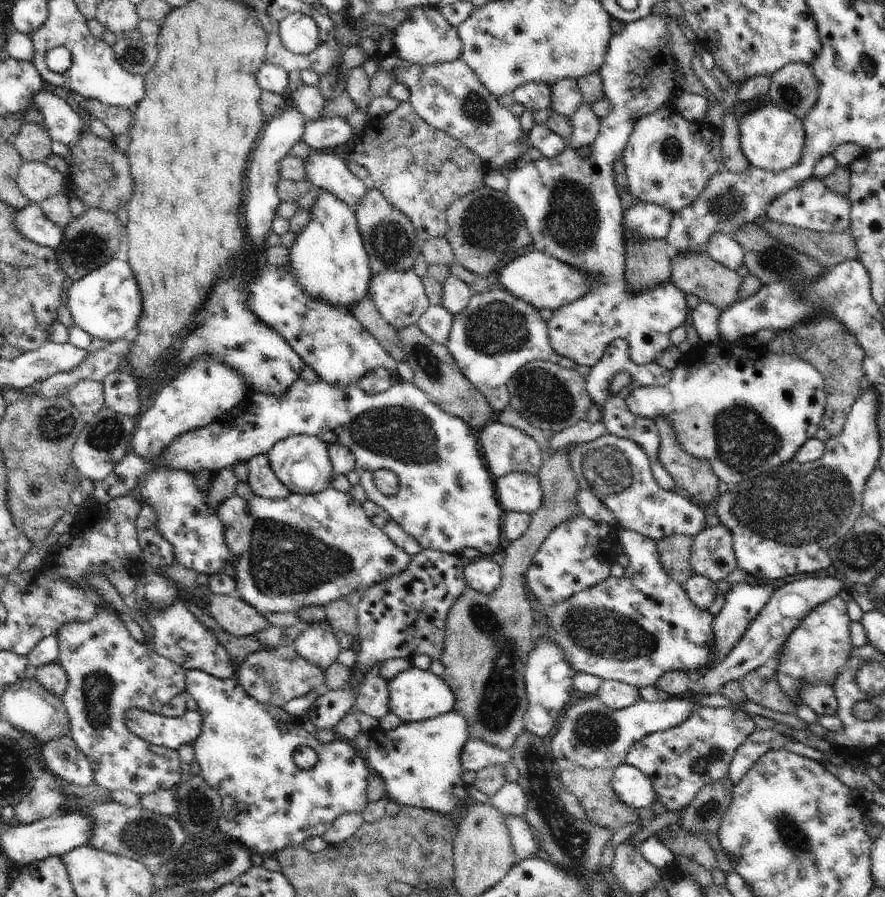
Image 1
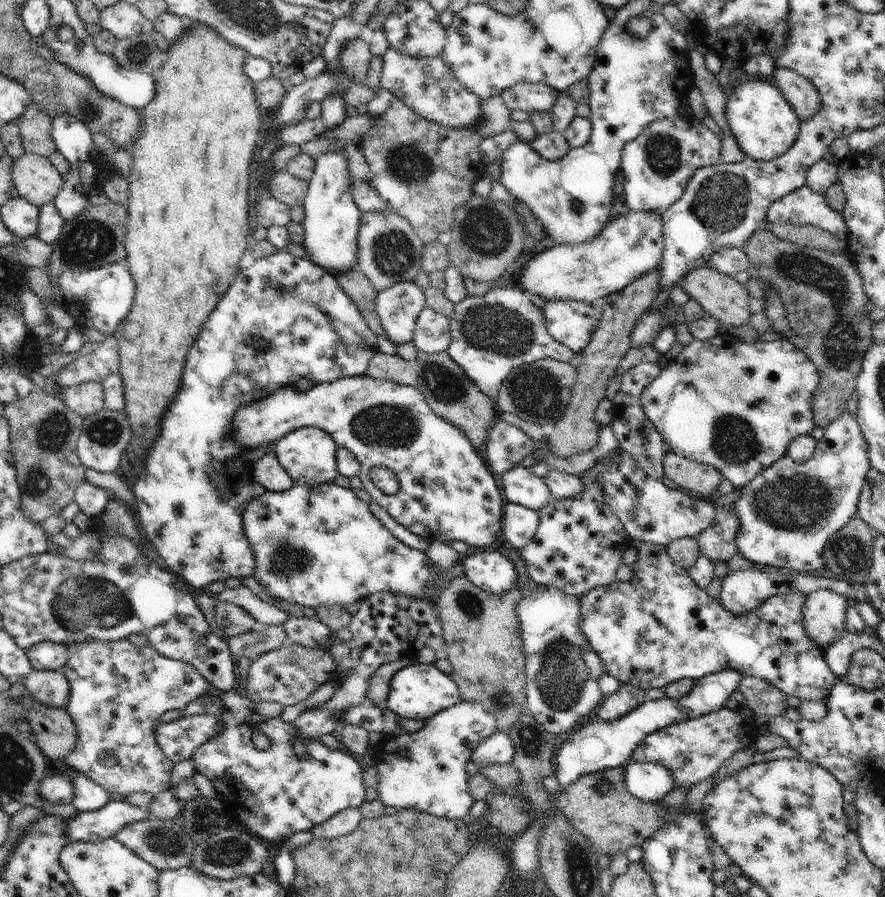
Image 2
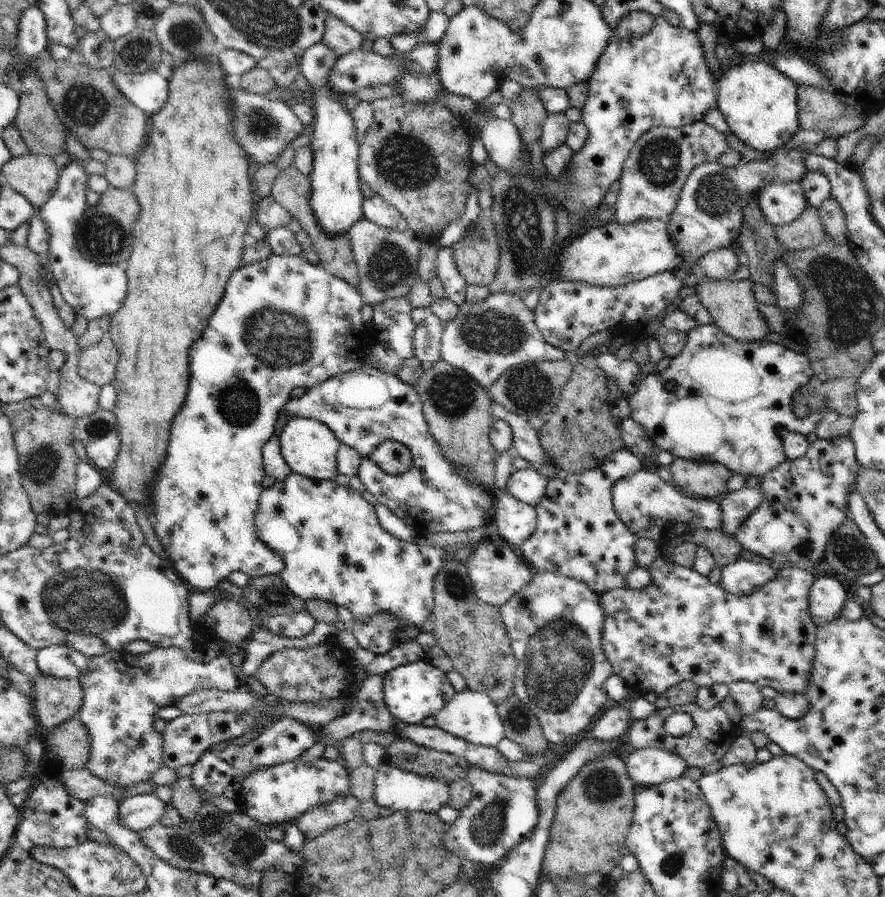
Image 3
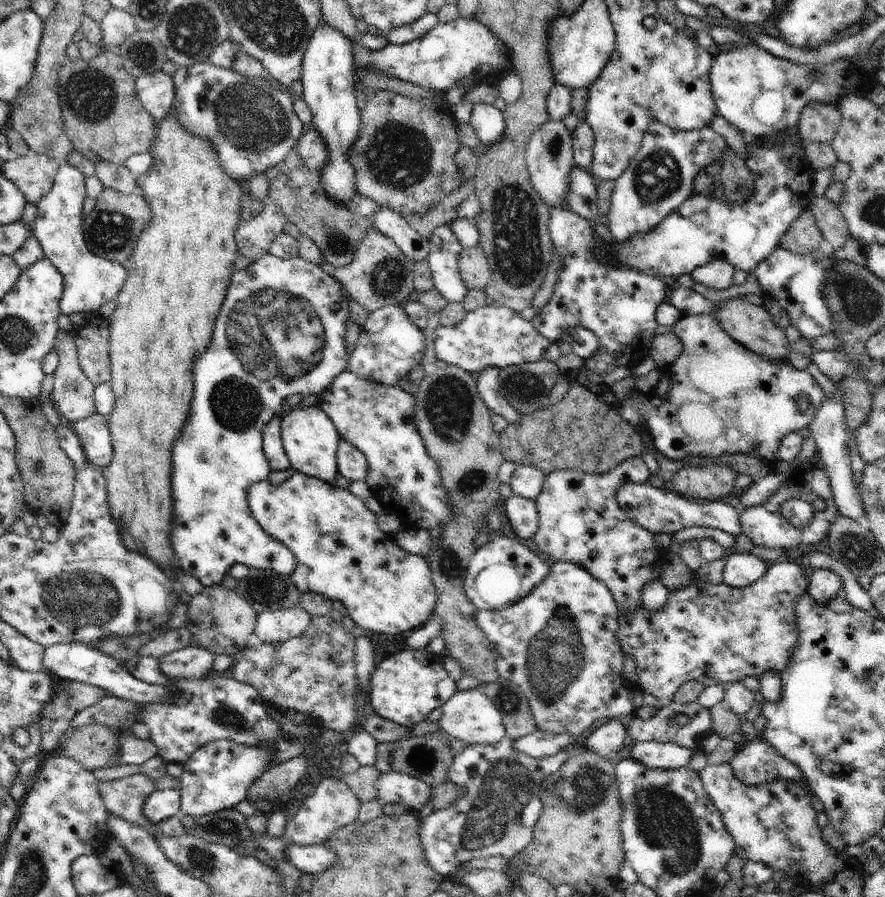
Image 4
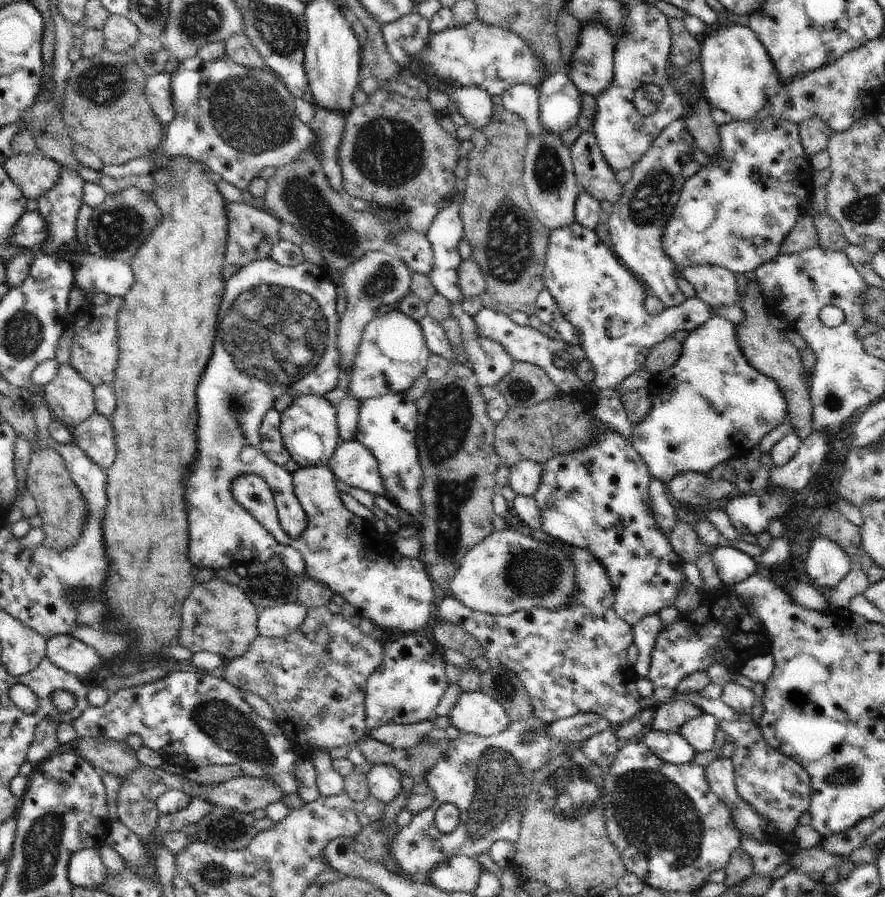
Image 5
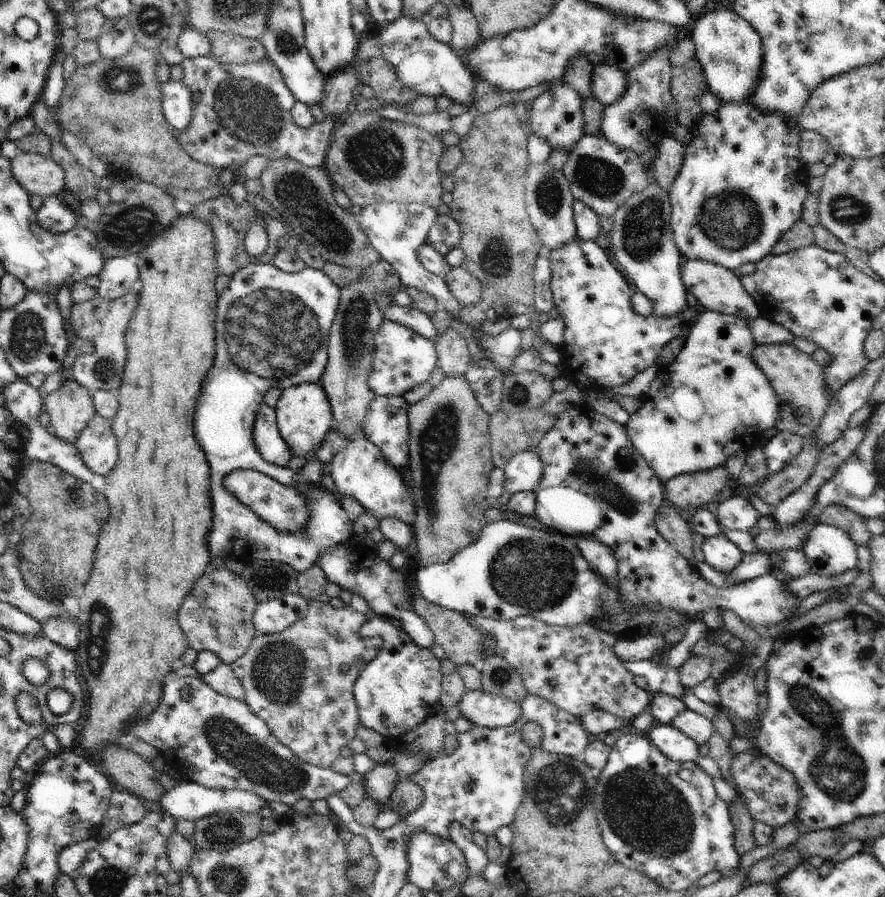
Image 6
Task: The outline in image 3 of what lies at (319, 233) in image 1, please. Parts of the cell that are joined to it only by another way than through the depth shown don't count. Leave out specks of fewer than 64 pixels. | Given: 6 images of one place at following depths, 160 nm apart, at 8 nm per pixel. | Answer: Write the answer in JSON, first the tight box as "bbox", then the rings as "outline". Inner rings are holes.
{"bbox":[300,41,364,239],"outline":[[[320,41],[306,49],[302,62],[300,62],[300,73],[305,76],[312,88],[308,95],[315,102],[315,111],[317,112],[314,121],[314,135],[310,144],[313,152],[313,169],[309,176],[311,180],[309,205],[316,217],[317,225],[331,239],[346,235],[352,225],[355,225],[363,217],[364,199],[358,185],[361,180],[358,166],[360,144],[356,140],[354,122],[351,113],[346,110],[346,105],[340,102],[340,95],[334,93],[329,86],[329,74],[338,57],[336,52]]]}

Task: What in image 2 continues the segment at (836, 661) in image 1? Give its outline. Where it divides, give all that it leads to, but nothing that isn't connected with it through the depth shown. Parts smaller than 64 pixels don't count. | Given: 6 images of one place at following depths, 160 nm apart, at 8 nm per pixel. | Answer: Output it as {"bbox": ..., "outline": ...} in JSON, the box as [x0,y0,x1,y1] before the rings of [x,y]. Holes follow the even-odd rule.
{"bbox":[801,589,851,650],"outline":[[[830,589],[815,590],[806,596],[801,623],[806,636],[811,639],[811,643],[815,647],[826,650],[827,647],[832,646],[845,635],[847,632],[845,618],[851,602],[851,598]]]}

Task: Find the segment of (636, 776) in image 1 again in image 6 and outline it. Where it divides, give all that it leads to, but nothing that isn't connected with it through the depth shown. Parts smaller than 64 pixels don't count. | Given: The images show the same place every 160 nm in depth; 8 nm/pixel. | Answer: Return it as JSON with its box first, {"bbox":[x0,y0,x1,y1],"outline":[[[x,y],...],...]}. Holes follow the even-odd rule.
{"bbox":[646,723,700,762],"outline":[[[656,723],[646,736],[670,760],[686,762],[696,761],[700,757],[698,743],[671,724]]]}

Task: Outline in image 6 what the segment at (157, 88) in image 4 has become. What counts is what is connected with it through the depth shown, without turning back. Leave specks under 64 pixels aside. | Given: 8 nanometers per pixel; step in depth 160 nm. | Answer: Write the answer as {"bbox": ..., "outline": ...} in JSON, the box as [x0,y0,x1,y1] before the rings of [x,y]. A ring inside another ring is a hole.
{"bbox":[161,79,193,134],"outline":[[[168,79],[161,83],[161,109],[164,118],[178,134],[187,129],[193,115],[190,89],[182,82]]]}

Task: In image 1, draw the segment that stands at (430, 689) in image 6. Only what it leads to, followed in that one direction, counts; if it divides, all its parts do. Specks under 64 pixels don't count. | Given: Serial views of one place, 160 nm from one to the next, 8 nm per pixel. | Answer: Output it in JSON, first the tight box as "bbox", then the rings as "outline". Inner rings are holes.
{"bbox":[388,666,455,723],"outline":[[[412,666],[389,680],[388,688],[389,711],[404,723],[436,718],[452,710],[455,703],[455,694],[452,689],[442,677],[436,676],[429,669],[422,670]]]}

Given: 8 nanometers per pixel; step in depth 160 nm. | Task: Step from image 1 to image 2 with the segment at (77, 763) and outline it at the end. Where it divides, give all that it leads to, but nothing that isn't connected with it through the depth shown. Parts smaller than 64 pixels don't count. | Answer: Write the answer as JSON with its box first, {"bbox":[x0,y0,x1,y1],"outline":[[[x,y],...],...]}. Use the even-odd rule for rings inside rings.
{"bbox":[68,766,112,812],"outline":[[[68,766],[74,798],[72,803],[79,812],[101,809],[108,801],[112,800],[106,789],[96,784],[88,775],[77,771],[74,767]]]}

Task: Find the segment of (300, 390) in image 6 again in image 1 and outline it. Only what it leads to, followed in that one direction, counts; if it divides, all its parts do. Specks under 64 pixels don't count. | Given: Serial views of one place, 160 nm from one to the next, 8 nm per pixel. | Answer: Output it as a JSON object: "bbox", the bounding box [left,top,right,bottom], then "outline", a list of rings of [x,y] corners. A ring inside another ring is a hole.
{"bbox":[265,435,336,495],"outline":[[[294,435],[277,442],[265,455],[270,461],[270,468],[276,473],[276,478],[291,493],[309,495],[330,487],[331,478],[336,475],[330,462],[328,447],[329,444],[318,437]]]}

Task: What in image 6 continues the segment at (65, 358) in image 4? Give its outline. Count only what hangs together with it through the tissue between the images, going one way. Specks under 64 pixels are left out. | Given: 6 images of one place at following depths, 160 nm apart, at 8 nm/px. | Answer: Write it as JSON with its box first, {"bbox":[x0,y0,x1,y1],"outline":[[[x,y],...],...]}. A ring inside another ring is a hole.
{"bbox":[43,379,95,443],"outline":[[[68,379],[62,386],[49,395],[44,395],[43,408],[51,418],[48,430],[58,439],[67,440],[75,443],[85,426],[95,415],[95,406],[93,405],[92,393],[74,379]]]}

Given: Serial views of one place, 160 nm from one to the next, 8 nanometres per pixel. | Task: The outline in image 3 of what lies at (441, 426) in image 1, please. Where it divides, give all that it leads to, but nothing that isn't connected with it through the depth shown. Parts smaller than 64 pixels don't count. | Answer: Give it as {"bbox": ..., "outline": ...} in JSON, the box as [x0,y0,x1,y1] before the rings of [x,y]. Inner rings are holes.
{"bbox":[280,365,493,537],"outline":[[[362,365],[358,370],[348,371],[325,380],[320,386],[307,389],[302,397],[290,399],[280,409],[280,415],[286,420],[309,418],[324,423],[339,438],[342,445],[348,445],[360,454],[358,478],[377,502],[388,507],[408,526],[416,529],[420,537],[427,533],[452,533],[462,530],[485,528],[489,520],[488,512],[492,510],[493,495],[480,483],[472,482],[442,450],[440,443],[432,436],[428,421],[423,413],[423,402],[415,387],[402,382],[396,374],[390,374],[372,365]],[[388,440],[402,442],[411,454],[411,466],[407,472],[390,476],[370,459],[370,454]]]}

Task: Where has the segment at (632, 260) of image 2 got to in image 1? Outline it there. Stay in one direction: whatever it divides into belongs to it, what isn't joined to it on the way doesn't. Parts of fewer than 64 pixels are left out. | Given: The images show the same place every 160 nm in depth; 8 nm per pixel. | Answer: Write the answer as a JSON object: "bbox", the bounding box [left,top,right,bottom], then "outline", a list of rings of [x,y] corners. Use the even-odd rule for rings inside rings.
{"bbox":[498,202,673,311],"outline":[[[640,202],[635,207],[628,209],[624,213],[625,234],[634,235],[637,241],[642,242],[644,239],[665,239],[671,229],[673,212],[665,209],[656,203]],[[534,249],[522,251],[499,271],[498,280],[502,288],[509,290],[516,298],[521,298],[538,310],[549,308],[557,311],[578,298],[583,297],[589,289],[586,277],[569,264],[559,261]]]}

